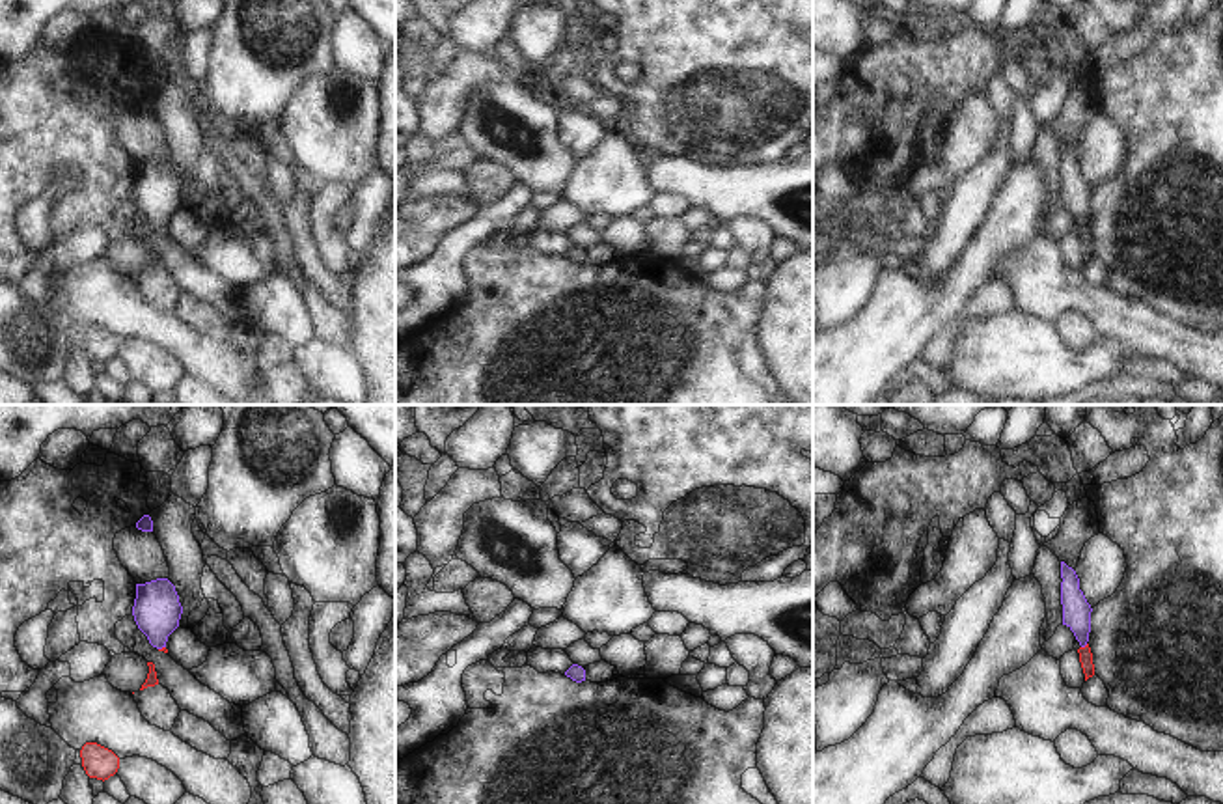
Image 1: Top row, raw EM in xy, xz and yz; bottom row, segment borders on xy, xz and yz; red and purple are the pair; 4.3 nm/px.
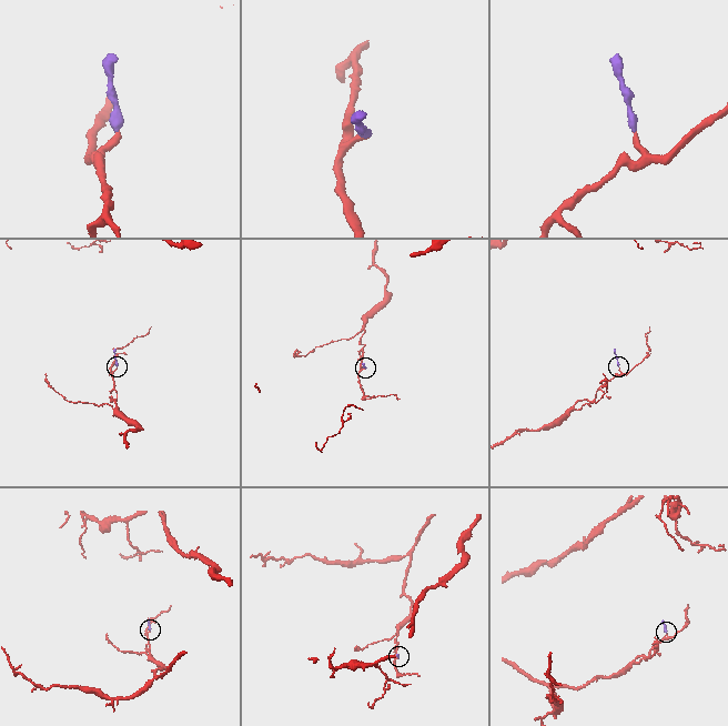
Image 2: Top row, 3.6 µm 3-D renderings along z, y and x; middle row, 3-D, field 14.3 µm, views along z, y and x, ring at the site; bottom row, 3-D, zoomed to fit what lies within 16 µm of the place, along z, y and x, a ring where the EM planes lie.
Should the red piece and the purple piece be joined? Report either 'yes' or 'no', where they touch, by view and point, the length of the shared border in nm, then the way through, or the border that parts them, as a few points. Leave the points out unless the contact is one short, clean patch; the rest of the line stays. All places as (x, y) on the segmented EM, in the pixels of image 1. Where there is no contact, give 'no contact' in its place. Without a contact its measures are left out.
yes; contact yz (1085, 646); length 40 nm; way yz (1085, 657), (1085, 646), (1076, 612)

